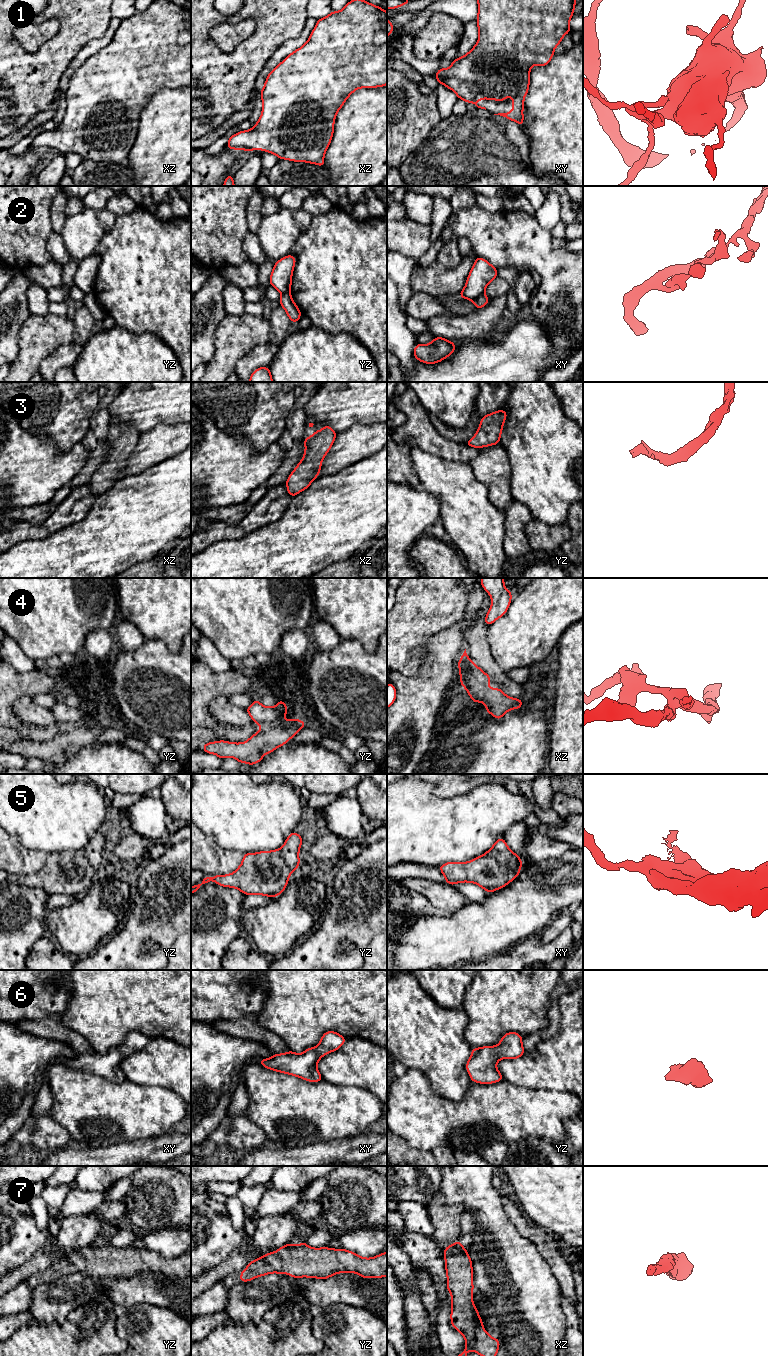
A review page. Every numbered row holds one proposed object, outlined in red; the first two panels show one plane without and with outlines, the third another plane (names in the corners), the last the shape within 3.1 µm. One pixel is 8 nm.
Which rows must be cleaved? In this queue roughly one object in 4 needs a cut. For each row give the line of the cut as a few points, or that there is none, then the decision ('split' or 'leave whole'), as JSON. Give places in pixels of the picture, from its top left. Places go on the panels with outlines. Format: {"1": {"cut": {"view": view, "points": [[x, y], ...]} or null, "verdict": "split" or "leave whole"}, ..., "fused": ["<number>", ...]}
{"1": {"cut": null, "verdict": "leave whole"}, "2": {"cut": {"view": "xy", "points": [[483, 292], [472, 300]]}, "verdict": "split"}, "3": {"cut": null, "verdict": "leave whole"}, "4": {"cut": {"view": "yz", "points": [[282, 721], [266, 727]]}, "verdict": "split"}, "5": {"cut": null, "verdict": "leave whole"}, "6": {"cut": null, "verdict": "leave whole"}, "7": {"cut": null, "verdict": "leave whole"}, "fused": ["2", "4"]}

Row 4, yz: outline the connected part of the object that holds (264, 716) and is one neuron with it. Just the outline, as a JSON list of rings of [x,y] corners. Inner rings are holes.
[[[256,699],[245,710],[256,724],[267,727],[284,721],[287,714],[287,704],[280,699],[275,707],[265,707]]]

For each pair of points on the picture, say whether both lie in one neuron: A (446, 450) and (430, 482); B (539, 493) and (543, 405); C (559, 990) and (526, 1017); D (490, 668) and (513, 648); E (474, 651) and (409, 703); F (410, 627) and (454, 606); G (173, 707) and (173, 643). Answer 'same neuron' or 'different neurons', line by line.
A: different neurons
B: same neuron
C: different neurons
D: different neurons
E: different neurons
F: same neuron
G: different neurons

